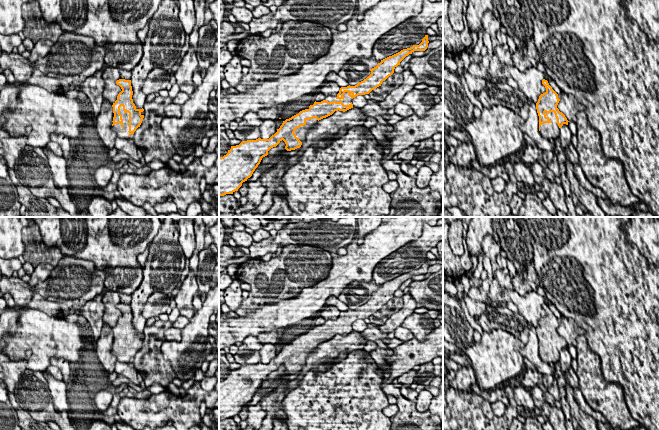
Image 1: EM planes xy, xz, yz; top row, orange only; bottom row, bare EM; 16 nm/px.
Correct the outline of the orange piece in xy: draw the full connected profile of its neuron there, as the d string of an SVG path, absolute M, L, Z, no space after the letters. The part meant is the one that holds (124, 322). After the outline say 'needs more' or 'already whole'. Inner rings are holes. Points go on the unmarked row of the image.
M119 303L116 305L122 315L118 318L117 324L113 327L113 354L119 362L128 363L140 351L144 339L144 333L137 333L133 327L131 304Z | needs more

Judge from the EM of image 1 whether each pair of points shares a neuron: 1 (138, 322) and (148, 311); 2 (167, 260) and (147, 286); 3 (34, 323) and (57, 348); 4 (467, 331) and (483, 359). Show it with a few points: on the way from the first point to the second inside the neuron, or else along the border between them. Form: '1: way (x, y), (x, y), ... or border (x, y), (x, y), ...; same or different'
1: border (152, 294), (142, 311), (145, 319); different
2: way (162, 267), (148, 279); same
3: way (39, 329), (52, 342); same
4: border (473, 340), (468, 345); different

